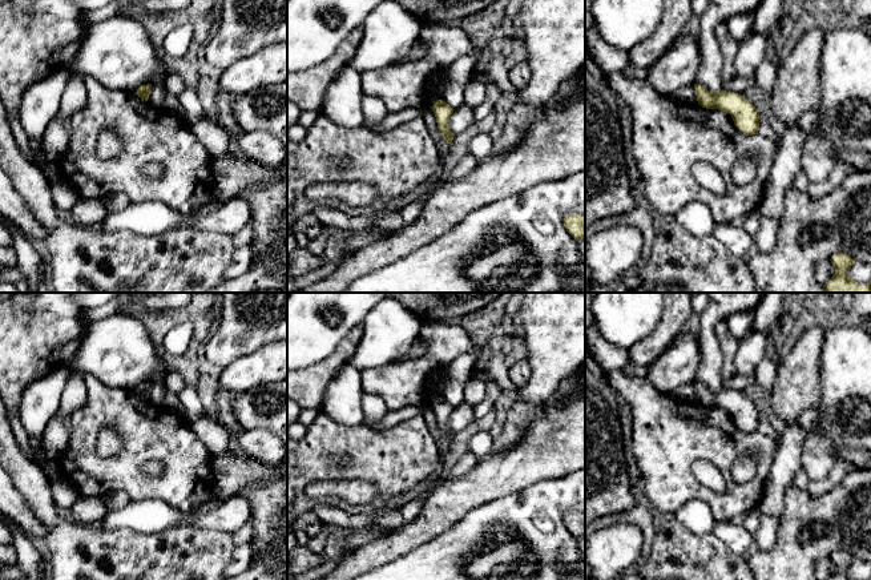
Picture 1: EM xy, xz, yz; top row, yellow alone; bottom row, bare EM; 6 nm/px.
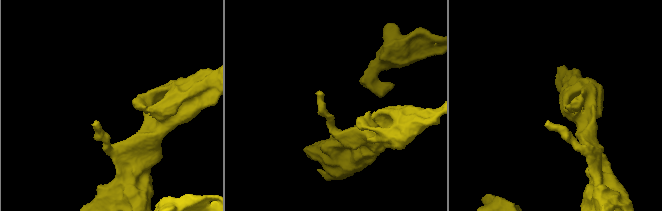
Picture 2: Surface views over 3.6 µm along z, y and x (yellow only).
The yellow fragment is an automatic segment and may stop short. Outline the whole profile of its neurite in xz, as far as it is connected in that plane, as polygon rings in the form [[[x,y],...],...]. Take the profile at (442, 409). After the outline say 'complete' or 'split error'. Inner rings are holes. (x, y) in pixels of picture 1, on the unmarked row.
[[[443,398],[436,399],[432,404],[430,404],[436,415],[437,426],[444,438],[452,444],[453,431],[448,427],[448,419],[451,412],[453,411],[453,406],[451,406]]]; complete

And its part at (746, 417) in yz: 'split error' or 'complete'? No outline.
complete

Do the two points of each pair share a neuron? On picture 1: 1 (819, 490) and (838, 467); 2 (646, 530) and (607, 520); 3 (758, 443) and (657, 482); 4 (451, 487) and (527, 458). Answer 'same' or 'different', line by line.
1: same
2: same
3: same
4: same

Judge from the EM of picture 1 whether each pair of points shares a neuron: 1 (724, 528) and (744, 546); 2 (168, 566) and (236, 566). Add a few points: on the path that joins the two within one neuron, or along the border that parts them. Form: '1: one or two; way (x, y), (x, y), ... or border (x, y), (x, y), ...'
1: one; way (729, 532), (738, 540)
2: two; border (236, 546), (228, 566)

